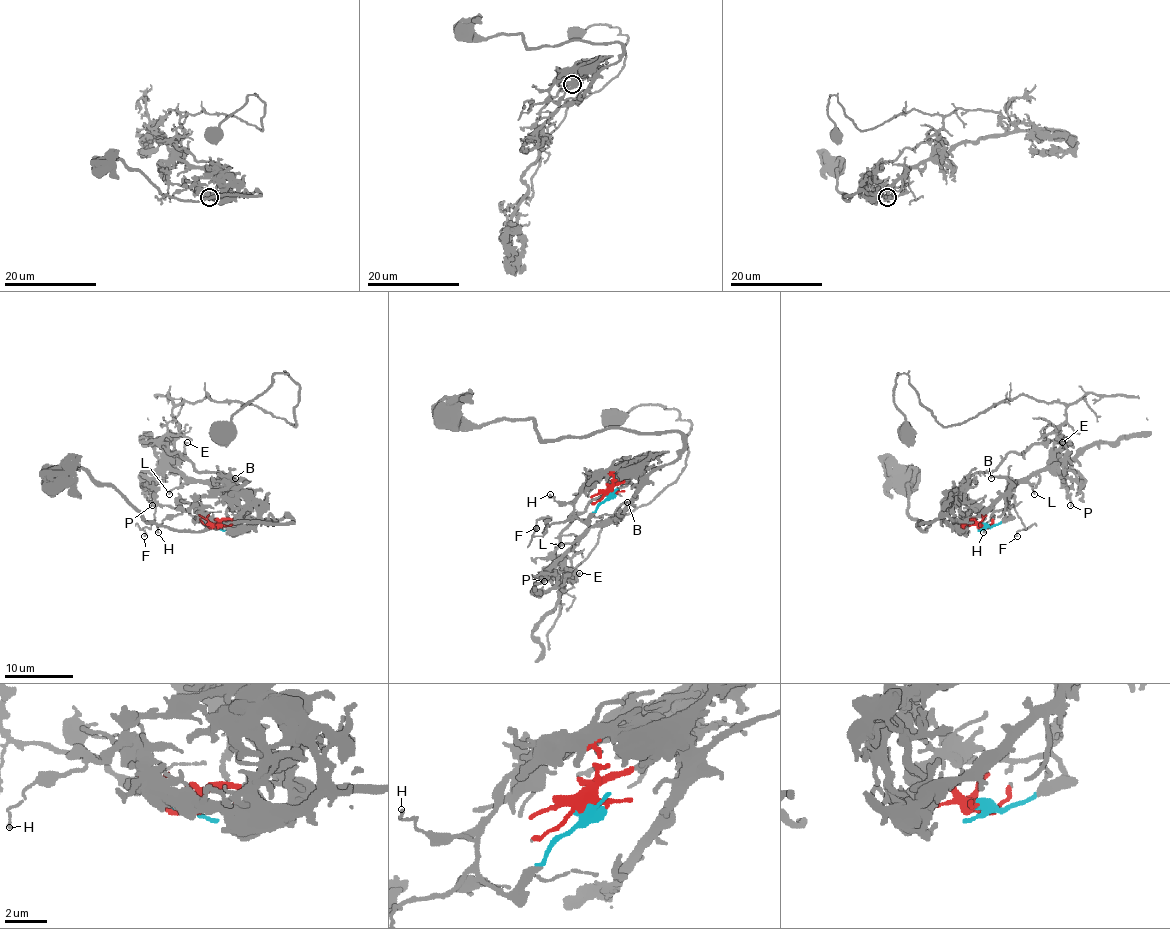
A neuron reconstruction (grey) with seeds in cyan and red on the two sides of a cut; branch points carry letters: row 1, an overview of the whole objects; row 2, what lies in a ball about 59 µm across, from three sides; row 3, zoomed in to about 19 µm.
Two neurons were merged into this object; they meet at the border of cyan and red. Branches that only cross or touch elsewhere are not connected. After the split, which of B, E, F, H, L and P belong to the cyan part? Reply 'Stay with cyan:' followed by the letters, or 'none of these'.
Stay with cyan: F, H

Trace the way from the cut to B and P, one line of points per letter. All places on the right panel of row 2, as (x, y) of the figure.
B: (982, 526), (973, 519), (964, 526), (980, 517), (1011, 483), (990, 478)
P: (982, 526), (973, 519), (964, 526), (982, 517), (1014, 483), (1040, 471), (1052, 469), (1059, 476), (1071, 505)

